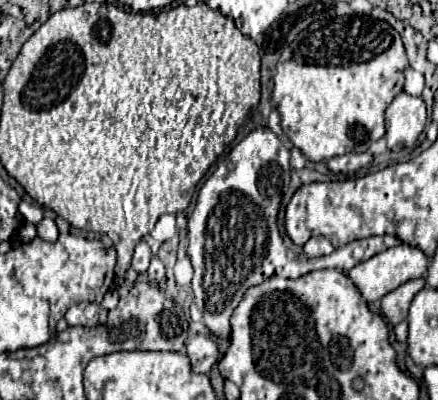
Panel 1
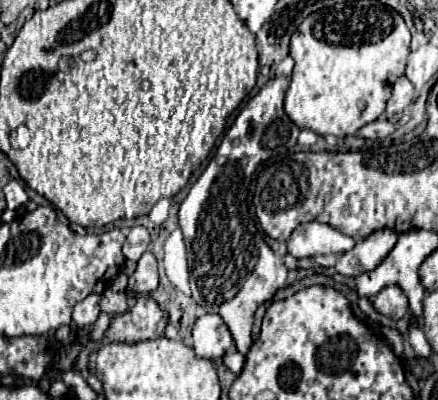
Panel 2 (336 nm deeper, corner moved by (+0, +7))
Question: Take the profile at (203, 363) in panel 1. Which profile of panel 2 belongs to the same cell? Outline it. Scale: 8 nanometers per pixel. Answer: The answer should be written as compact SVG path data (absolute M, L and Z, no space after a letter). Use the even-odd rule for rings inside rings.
M212 313L202 315L194 323L192 337L194 337L194 351L202 359L218 359L234 345L232 335L222 317Z

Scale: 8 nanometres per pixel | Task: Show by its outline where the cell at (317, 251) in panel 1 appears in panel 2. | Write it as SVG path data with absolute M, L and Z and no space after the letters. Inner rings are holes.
M310 221L298 225L288 239L288 253L296 259L314 257L314 255L340 255L350 251L356 241L348 235L342 235L330 225Z

